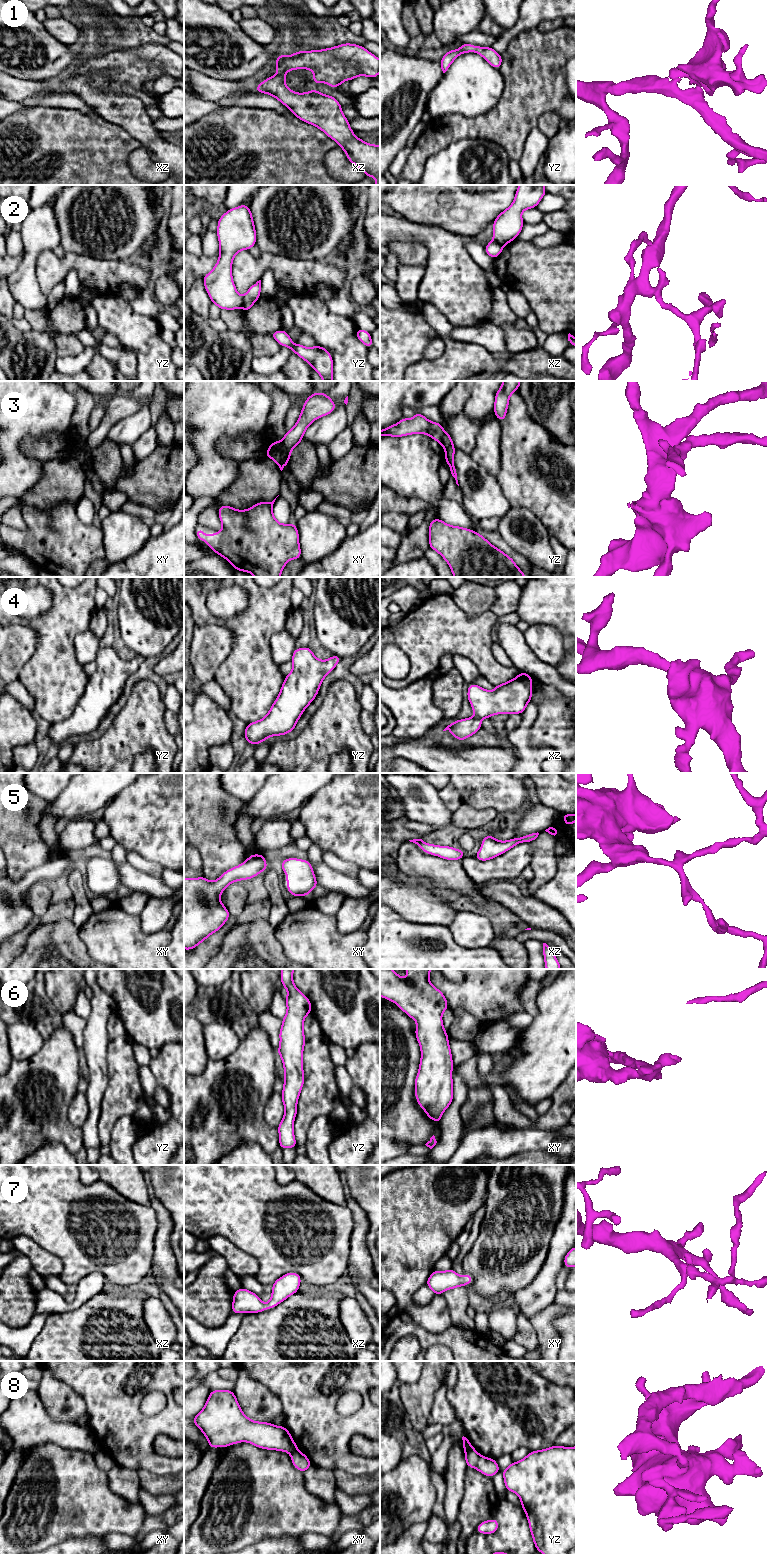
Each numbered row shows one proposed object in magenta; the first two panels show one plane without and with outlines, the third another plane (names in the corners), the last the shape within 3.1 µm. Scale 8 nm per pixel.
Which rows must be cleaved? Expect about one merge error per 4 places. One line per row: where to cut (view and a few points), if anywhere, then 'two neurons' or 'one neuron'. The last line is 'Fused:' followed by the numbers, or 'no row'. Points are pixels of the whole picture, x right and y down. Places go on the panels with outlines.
1: no cut | one neuron
2: yz (243, 297), (241, 307) | two neurons
3: xy (280, 441), (290, 452) | two neurons
4: no cut | one neuron
5: no cut | one neuron
6: no cut | one neuron
7: no cut | one neuron
8: yz (473, 1449), (465, 1452) | two neurons
Fused: 2, 3, 8

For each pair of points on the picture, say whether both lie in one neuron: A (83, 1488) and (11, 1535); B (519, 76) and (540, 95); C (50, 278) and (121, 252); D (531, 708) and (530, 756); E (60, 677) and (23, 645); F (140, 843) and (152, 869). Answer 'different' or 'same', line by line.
A: same
B: same
C: different
D: same
E: different
F: different

